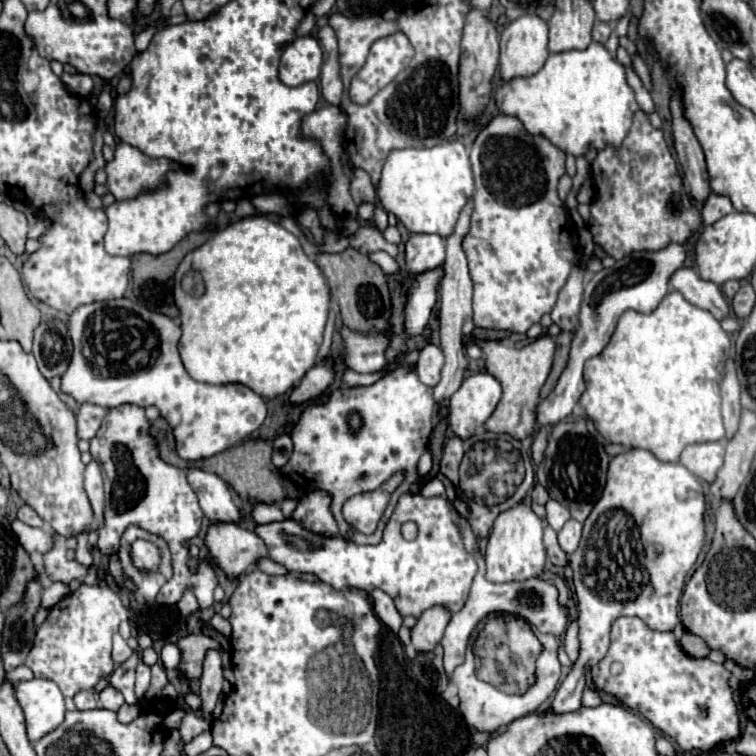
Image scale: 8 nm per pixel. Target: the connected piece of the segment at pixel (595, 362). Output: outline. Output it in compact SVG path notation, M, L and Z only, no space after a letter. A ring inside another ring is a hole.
M674 290L650 314L628 310L620 316L608 348L584 366L586 390L580 404L606 440L610 438L610 442L626 448L648 448L658 460L676 462L684 446L724 438L718 384L726 360L726 346L730 346L730 338L720 322Z

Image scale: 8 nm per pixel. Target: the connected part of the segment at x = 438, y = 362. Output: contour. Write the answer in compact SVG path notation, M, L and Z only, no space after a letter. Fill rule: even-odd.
M426 344L420 350L420 358L416 362L416 374L418 374L420 382L424 382L426 386L434 388L440 382L442 364L444 364L442 350L438 346L434 346L434 344Z

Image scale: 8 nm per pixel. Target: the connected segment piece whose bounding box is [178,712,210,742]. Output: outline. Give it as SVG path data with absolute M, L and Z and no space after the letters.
M187 712L184 718L182 718L182 724L180 724L178 730L182 734L182 740L190 742L194 736L204 732L206 728L210 728L210 720L198 718L194 712Z

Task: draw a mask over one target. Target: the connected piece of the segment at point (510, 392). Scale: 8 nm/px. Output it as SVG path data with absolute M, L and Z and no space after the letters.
M472 334L464 338L464 344L474 342L482 348L486 356L486 370L492 372L502 384L502 398L496 406L496 412L486 420L484 428L488 432L500 432L510 434L516 440L524 440L536 432L536 406L540 402L540 388L544 386L554 358L554 340L548 336L540 336L538 340L530 342L524 348L514 348L508 342L502 340L478 340Z

